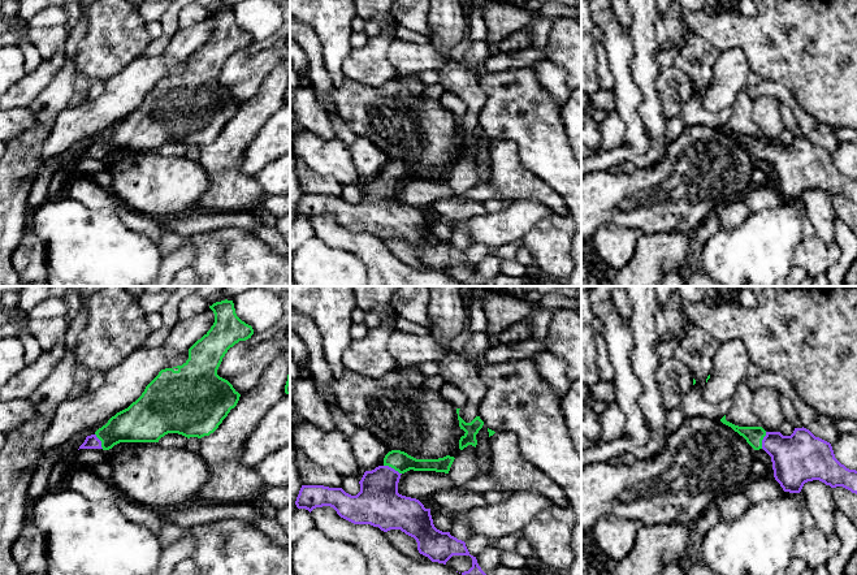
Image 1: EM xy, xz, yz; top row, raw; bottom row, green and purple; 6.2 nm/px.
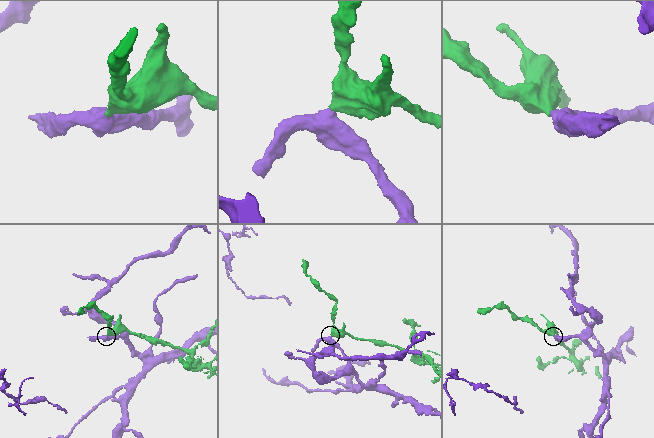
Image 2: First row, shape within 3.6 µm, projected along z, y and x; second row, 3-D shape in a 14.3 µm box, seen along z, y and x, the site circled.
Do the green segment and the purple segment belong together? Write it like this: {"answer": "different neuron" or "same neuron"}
{"answer": "same neuron"}

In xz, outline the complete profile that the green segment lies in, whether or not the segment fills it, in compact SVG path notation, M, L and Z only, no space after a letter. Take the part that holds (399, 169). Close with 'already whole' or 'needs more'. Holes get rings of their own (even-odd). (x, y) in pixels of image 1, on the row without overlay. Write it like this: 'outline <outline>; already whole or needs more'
outline M391 159L384 173L365 180L356 204L342 196L324 194L302 194L295 213L310 221L316 216L330 215L337 222L354 233L371 233L381 239L401 238L414 246L420 263L432 271L446 273L453 264L469 264L472 276L462 281L464 286L489 286L471 264L466 251L442 241L433 233L430 217L411 206L398 202L401 183L414 180L436 180L449 182L454 165L438 168L416 168L401 159Z; needs more

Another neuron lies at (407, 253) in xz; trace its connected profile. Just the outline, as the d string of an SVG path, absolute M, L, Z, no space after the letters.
M390 238L385 241L390 250L393 250L403 263L408 264L411 268L429 272L432 271L428 265L423 264L417 259L417 251L414 246L406 243L401 238Z

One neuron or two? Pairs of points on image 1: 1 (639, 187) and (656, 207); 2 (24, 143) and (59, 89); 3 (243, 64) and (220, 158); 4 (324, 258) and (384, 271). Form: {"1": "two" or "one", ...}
{"1": "one", "2": "one", "3": "two", "4": "two"}

